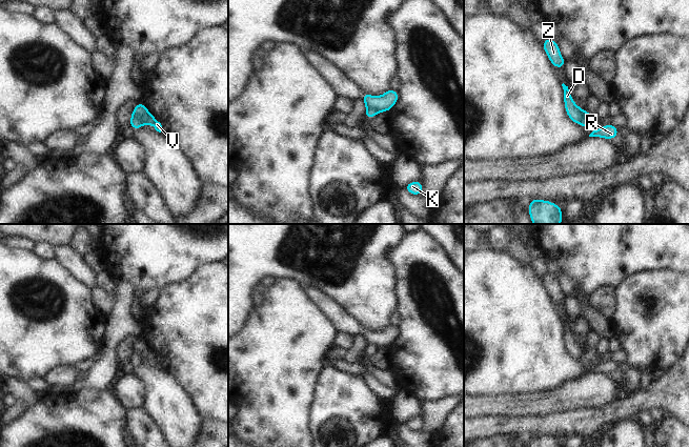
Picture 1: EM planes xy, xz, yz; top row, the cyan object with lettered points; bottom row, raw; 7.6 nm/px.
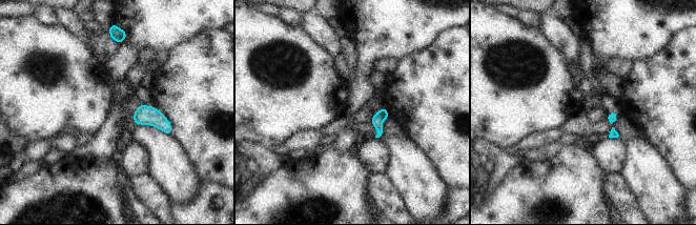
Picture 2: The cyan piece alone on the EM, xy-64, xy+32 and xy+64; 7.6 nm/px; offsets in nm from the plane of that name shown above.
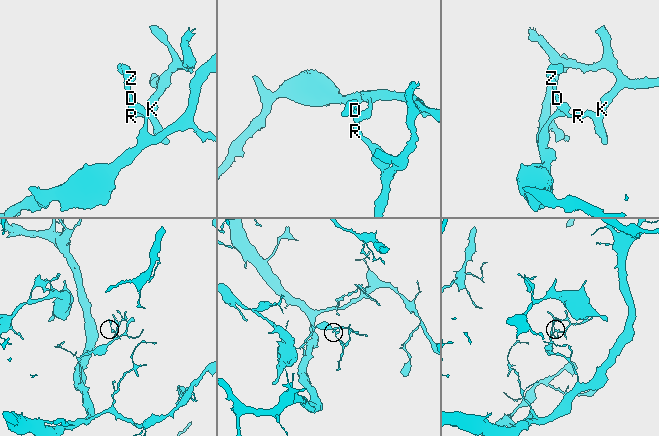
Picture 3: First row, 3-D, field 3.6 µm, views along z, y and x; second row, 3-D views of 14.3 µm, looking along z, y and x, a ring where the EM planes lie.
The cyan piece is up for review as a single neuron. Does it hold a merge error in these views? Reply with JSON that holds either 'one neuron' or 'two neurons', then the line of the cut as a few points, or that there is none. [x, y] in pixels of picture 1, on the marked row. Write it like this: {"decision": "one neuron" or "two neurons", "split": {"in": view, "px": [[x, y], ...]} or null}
{"decision": "two neurons", "split": {"in": "xy", "px": [[132, 117], [136, 118], [143, 125]]}}

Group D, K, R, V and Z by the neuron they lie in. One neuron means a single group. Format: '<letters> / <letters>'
D V Z / K R

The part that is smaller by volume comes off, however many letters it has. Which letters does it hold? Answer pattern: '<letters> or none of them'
K, R

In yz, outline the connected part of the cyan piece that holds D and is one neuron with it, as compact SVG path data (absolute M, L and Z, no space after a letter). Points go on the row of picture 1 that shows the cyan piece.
M562 84L564 89L564 106L569 119L575 123L581 124L581 121L587 116L587 111L575 104L568 86Z

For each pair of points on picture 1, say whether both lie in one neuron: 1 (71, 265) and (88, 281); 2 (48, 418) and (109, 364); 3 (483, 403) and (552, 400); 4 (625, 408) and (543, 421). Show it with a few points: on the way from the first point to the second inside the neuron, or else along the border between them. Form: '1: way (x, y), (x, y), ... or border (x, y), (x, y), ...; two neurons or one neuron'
1: way (75, 267), (84, 277); one neuron
2: border (105, 388), (81, 388), (74, 392), (65, 391); two neurons
3: way (500, 404), (535, 404); one neuron
4: way (605, 417), (589, 422), (563, 422); one neuron

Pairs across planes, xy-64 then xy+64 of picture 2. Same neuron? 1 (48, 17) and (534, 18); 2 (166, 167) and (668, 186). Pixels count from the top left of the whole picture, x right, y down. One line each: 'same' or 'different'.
1: same
2: same

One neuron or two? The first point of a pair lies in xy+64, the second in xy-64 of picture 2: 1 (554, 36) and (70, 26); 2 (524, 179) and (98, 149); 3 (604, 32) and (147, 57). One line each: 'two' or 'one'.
1: one
2: two
3: two

